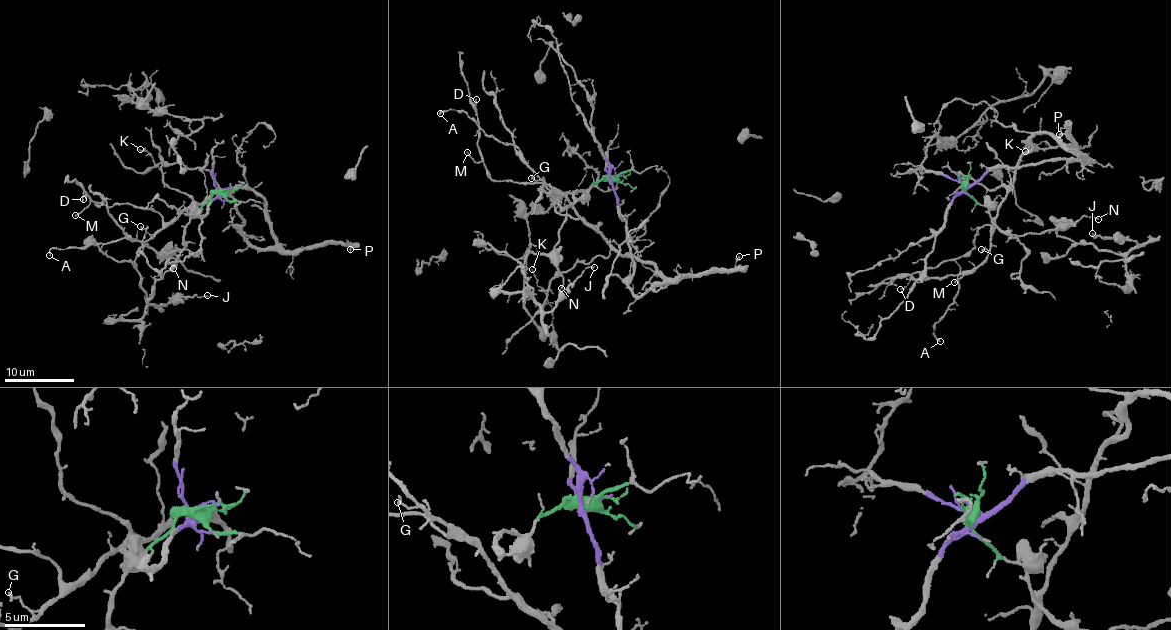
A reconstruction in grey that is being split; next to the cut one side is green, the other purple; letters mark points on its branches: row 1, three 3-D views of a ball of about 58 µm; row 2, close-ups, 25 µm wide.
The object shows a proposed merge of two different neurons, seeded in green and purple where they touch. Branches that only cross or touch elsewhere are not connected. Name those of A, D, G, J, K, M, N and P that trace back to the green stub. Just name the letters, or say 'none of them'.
J, N

